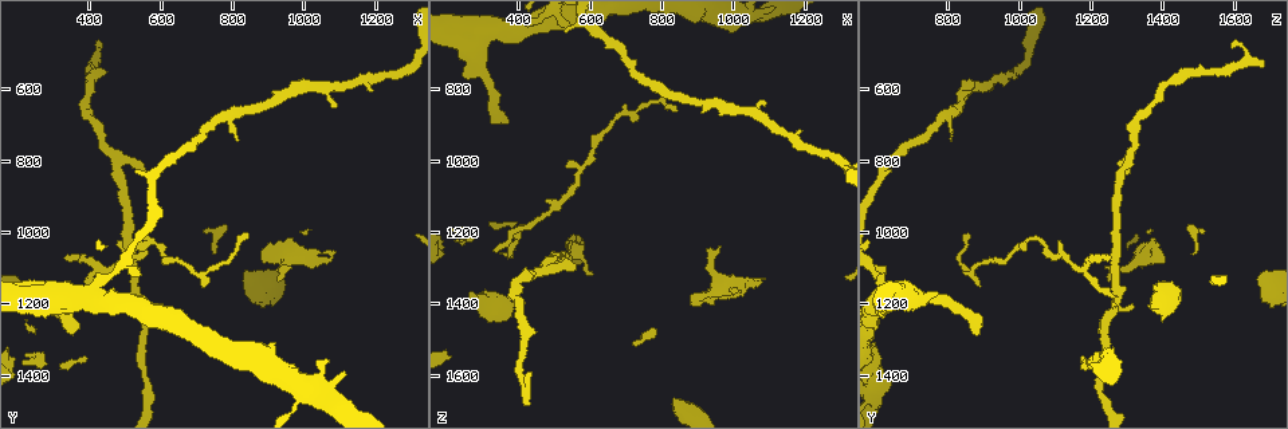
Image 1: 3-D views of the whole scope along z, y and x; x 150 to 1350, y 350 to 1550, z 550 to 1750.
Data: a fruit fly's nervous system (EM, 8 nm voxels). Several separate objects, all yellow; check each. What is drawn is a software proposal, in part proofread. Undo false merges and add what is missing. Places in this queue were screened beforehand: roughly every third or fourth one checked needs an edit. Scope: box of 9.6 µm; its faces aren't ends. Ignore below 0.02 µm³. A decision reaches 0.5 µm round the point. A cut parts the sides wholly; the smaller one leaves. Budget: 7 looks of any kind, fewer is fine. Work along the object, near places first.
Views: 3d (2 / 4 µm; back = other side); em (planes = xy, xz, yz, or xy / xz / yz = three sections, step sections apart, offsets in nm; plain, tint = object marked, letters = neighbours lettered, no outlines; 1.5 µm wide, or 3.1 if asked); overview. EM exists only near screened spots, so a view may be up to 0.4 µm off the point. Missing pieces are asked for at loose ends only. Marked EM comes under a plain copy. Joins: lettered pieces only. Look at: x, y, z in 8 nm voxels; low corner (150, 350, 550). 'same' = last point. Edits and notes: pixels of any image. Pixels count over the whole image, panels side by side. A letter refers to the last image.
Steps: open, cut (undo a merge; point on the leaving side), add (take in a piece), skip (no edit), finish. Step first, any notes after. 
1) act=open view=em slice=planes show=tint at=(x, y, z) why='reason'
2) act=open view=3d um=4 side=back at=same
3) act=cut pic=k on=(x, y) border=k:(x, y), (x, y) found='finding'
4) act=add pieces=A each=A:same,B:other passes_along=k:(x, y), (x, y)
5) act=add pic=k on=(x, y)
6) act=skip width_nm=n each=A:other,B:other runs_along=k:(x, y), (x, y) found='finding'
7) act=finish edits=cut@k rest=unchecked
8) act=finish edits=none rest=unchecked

act=open view=3d um=4 side=back at=(420, 1190, 630) why='arms part here'

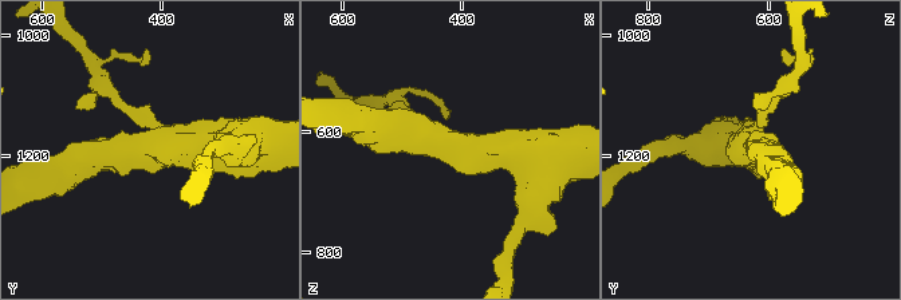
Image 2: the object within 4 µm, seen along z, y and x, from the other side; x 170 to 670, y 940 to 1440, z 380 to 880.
act=open view=em slice=yz step=4 show=letters at=(425, 1185, 620) arms=3

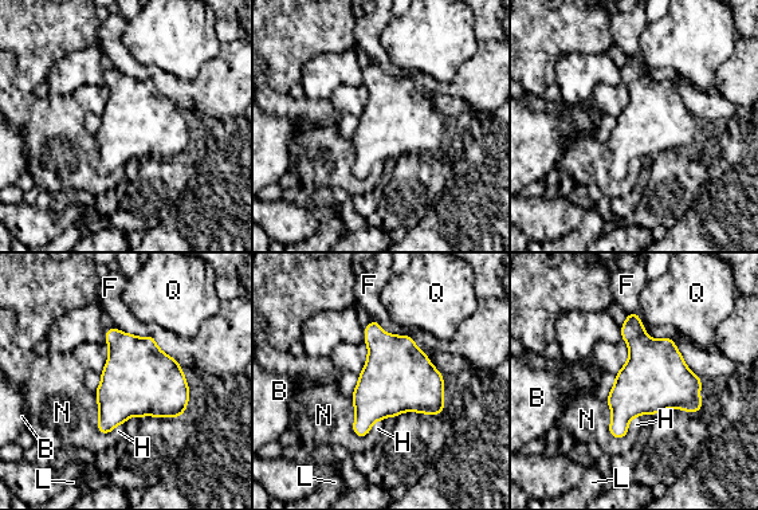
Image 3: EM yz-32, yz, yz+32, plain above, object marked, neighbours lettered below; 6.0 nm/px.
act=open view=em slice=planes show=letters at=same

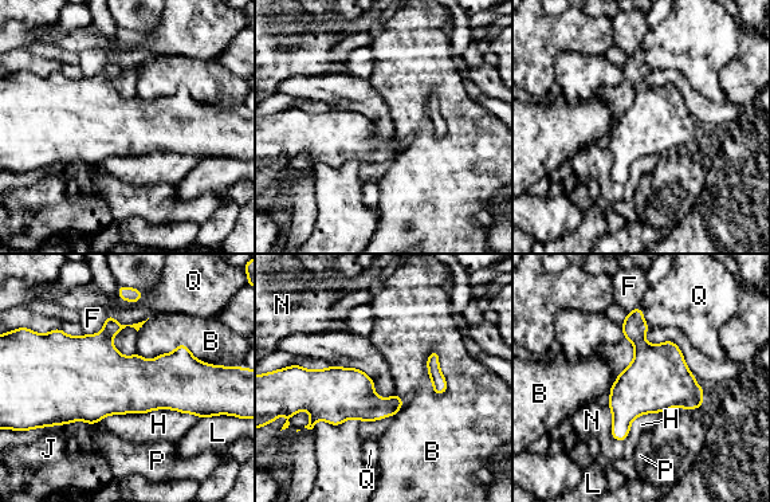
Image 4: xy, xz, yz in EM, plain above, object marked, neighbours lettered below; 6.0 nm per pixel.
act=skip each=B:other,F:other,H:other,J:other,L:other,N:other,P:other,Q:other border=4:(432, 349), (446, 381), (442, 395) found='continuous, no second neuron'

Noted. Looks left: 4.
act=open view=em slice=planes show=tint at=(360, 1290, 890)

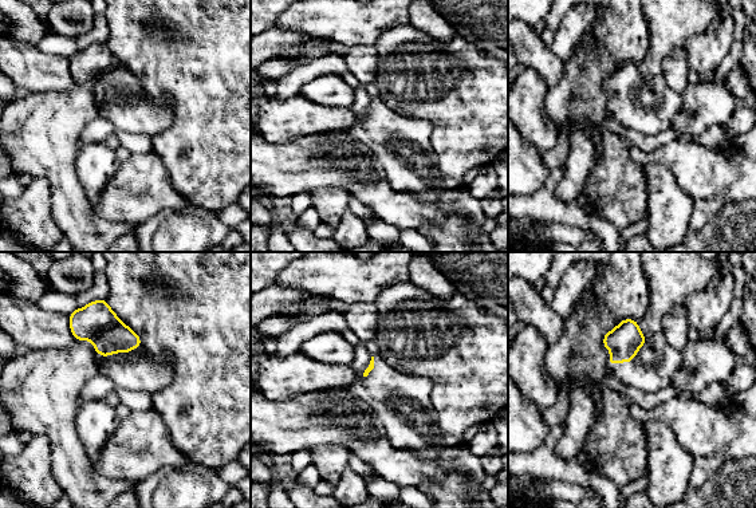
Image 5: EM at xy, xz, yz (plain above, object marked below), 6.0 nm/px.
act=open view=em slice=planes show=letters at=same why='see the neighbours'

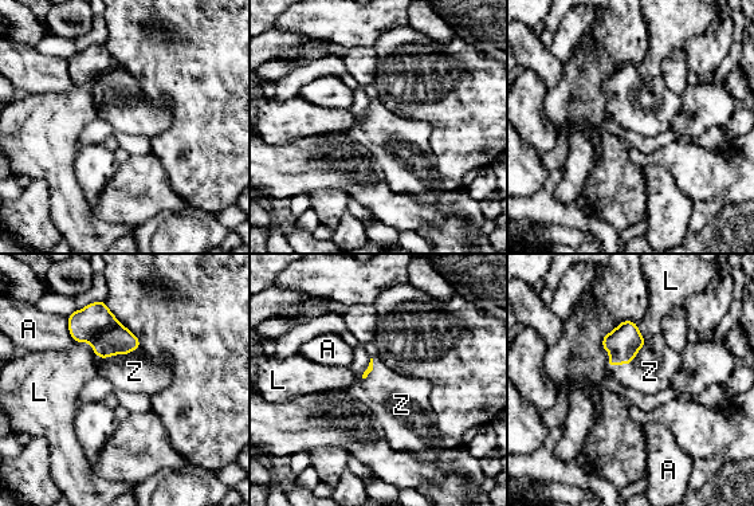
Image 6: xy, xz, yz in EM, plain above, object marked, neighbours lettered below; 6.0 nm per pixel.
act=add pieces=Z each=A:other,L:other,Z:same passes_along=6:(95, 324), (118, 353), (134, 372) found='the neuron continues'

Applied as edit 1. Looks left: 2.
act=open view=overview why='see it whole again'

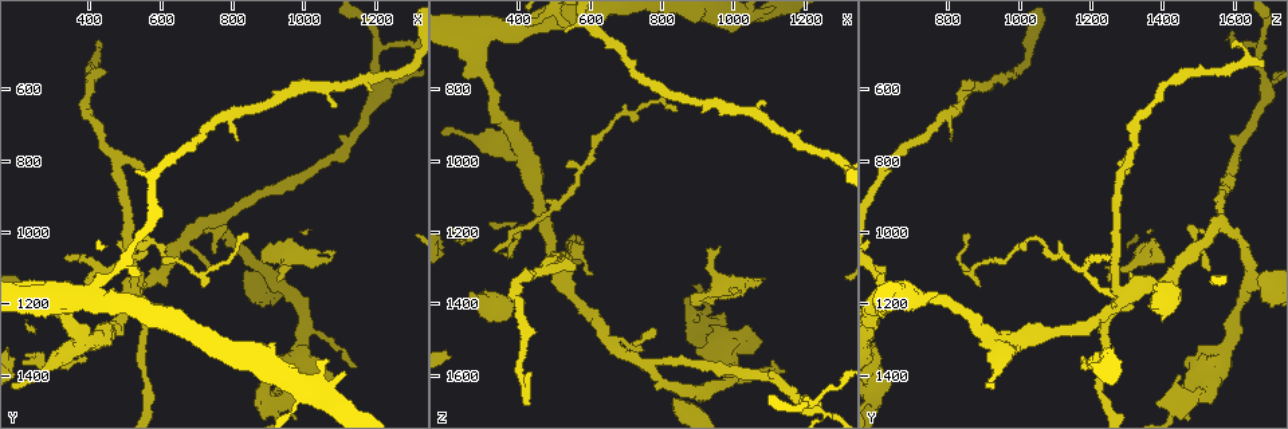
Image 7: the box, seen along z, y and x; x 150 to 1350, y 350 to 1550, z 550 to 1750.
act=open view=em slice=planes show=letters at=(570, 1040, 1010) why='abrupt turn'

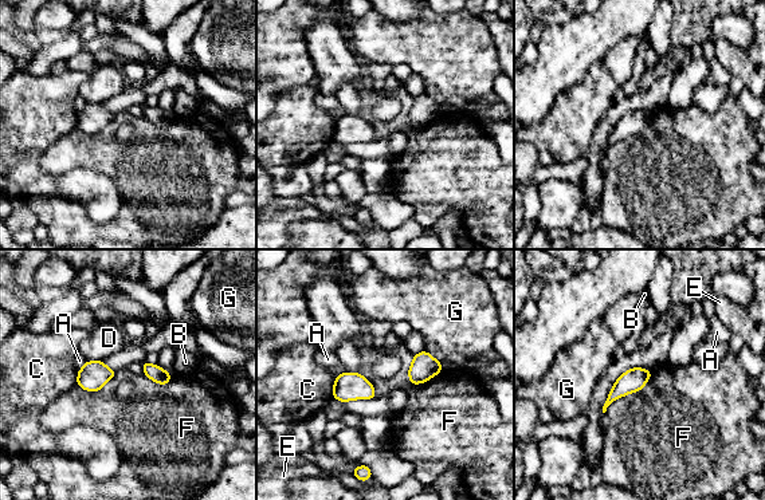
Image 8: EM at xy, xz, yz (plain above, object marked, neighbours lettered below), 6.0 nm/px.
act=skip longest_contact=F:240nm each=A:other,B:other,C:other,D:other,E:other,F:other,G:other border=8:(444, 367), (419, 384), (408, 381) found='continuous, no second neuron'

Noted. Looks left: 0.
act=finish edits=add@6 rest=unchecked

